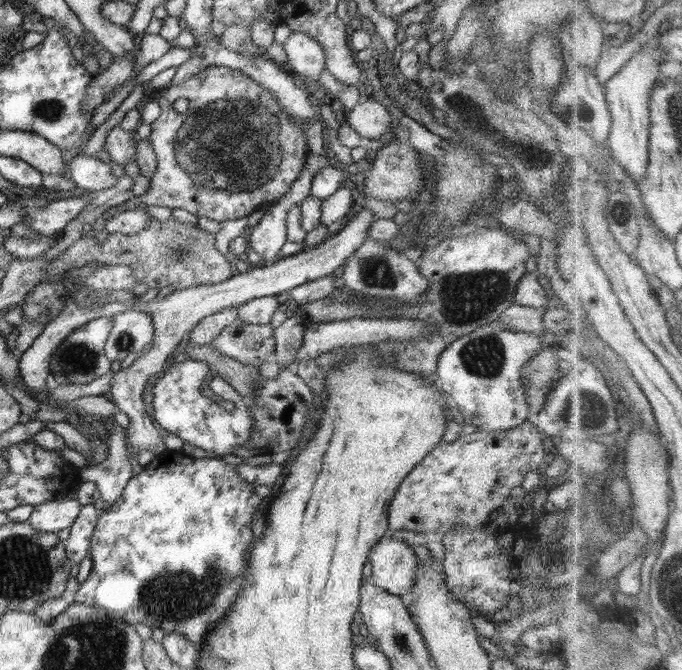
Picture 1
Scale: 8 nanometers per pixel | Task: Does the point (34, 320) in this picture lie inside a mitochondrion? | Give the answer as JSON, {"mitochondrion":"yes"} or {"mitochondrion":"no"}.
{"mitochondrion":"no"}

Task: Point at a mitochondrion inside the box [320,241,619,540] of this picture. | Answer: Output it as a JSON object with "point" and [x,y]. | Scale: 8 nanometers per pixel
{"point":[466,299]}

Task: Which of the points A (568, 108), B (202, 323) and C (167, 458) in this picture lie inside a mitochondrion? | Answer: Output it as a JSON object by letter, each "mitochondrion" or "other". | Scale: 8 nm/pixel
{"A":"mitochondrion","B":"other","C":"other"}

